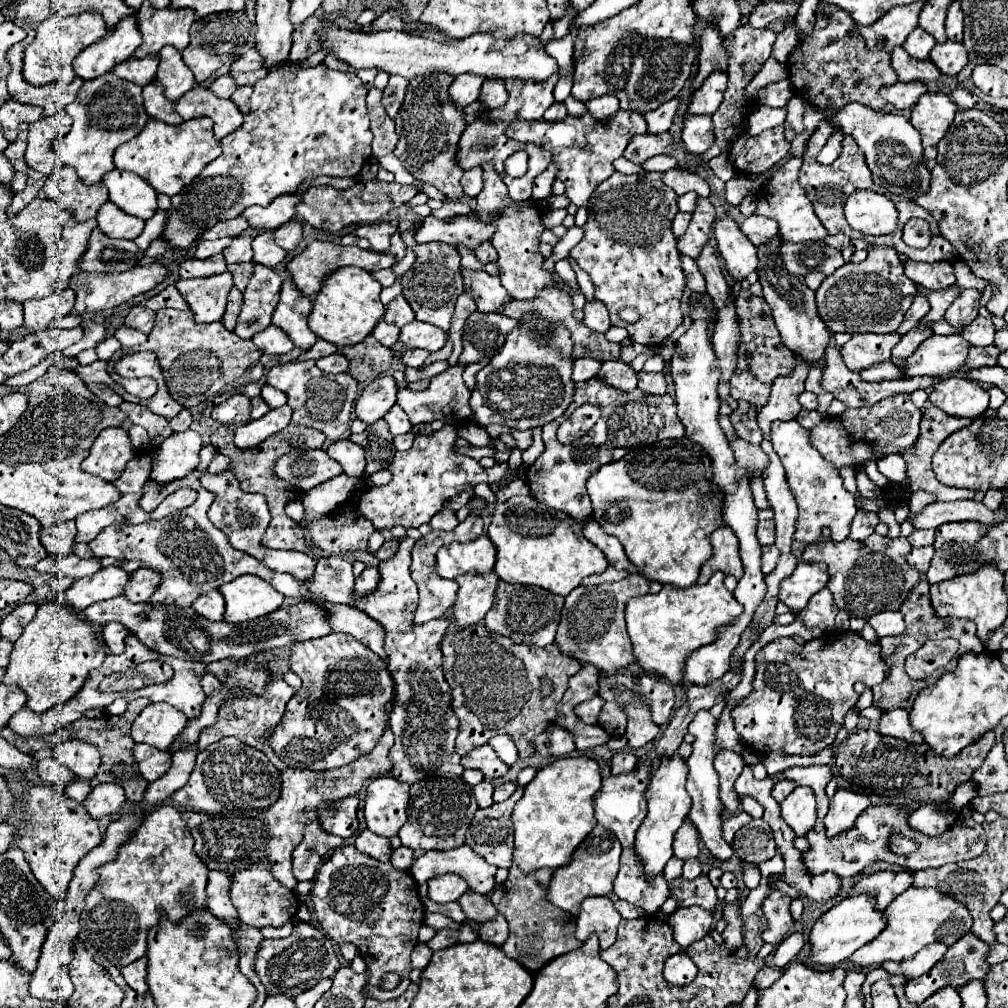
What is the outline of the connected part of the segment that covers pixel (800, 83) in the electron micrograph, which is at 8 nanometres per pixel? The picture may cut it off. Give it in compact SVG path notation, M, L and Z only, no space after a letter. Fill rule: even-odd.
M818 4L812 40L798 40L788 58L788 72L794 84L794 94L808 104L836 110L848 102L860 102L880 112L892 110L892 106L878 94L880 86L898 82L896 72L890 66L890 54L882 48L882 44L868 48L850 14L832 4Z

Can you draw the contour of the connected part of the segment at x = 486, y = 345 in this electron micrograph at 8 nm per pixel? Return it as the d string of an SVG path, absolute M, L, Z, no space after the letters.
M474 312L462 334L464 352L458 360L458 364L468 366L472 362L490 360L500 352L500 346L504 346L504 338L518 326L516 320L506 318L502 314L482 314Z

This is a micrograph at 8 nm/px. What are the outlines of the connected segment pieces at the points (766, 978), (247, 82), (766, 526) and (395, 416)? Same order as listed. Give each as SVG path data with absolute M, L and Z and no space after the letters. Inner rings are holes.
M762 967L762 969L757 973L754 986L757 989L764 989L770 987L780 976L783 971L774 971L773 968Z
M260 68L260 70L256 70L256 72L230 72L234 78L236 78L236 82L242 86L254 86L258 80L262 80L262 78L266 78L266 74L268 74L268 70L264 70L264 68Z
M764 520L758 524L758 542L762 546L774 544L774 522L772 520Z
M394 404L394 406L388 410L388 414L384 416L384 420L388 422L390 432L392 432L394 436L398 436L398 434L406 434L406 432L412 430L412 424L410 424L406 412L404 412L398 404Z

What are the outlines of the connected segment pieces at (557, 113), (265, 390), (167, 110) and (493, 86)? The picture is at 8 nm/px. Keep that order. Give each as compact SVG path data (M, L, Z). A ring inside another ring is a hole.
M554 102L554 104L544 112L544 120L548 120L548 122L558 122L558 120L564 118L564 116L568 116L568 112L566 112L566 106L560 104L560 102Z
M264 384L264 386L262 386L260 396L262 396L262 400L264 400L270 408L280 408L280 406L284 406L284 404L286 404L284 392L282 392L282 390L276 390L276 388L268 386L268 384Z
M152 80L150 84L146 84L142 90L142 96L144 96L144 108L146 108L148 116L162 120L162 122L168 122L168 124L182 122L180 114L176 114L176 110L174 110L172 100L168 100L164 96L164 90L162 90L158 80Z
M484 80L478 100L488 110L494 110L494 108L500 108L500 106L504 106L508 102L508 90L506 90L502 80Z

